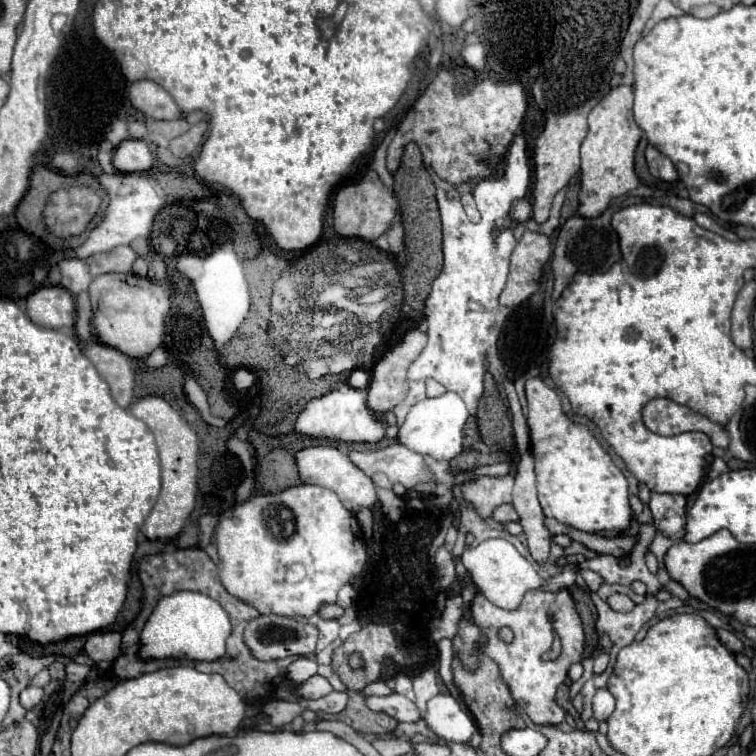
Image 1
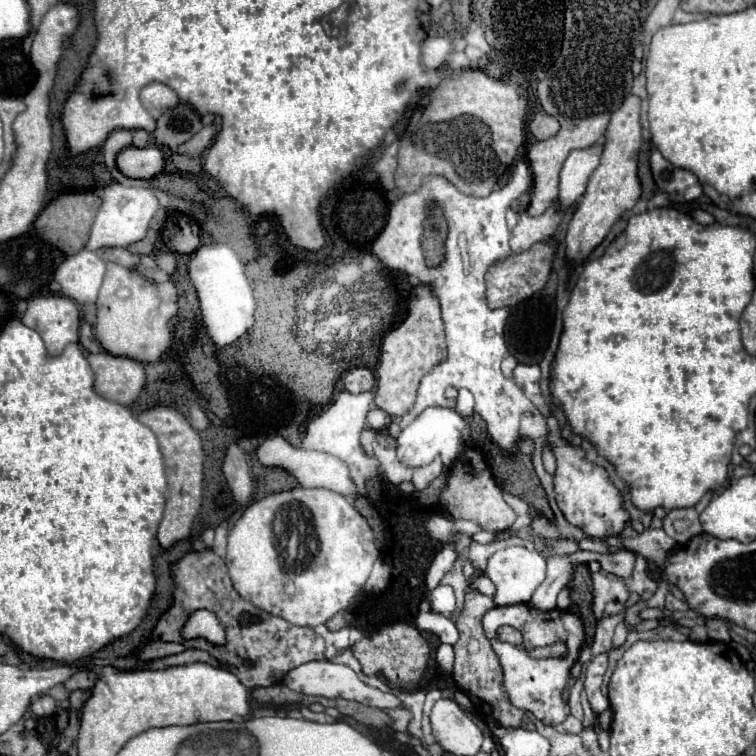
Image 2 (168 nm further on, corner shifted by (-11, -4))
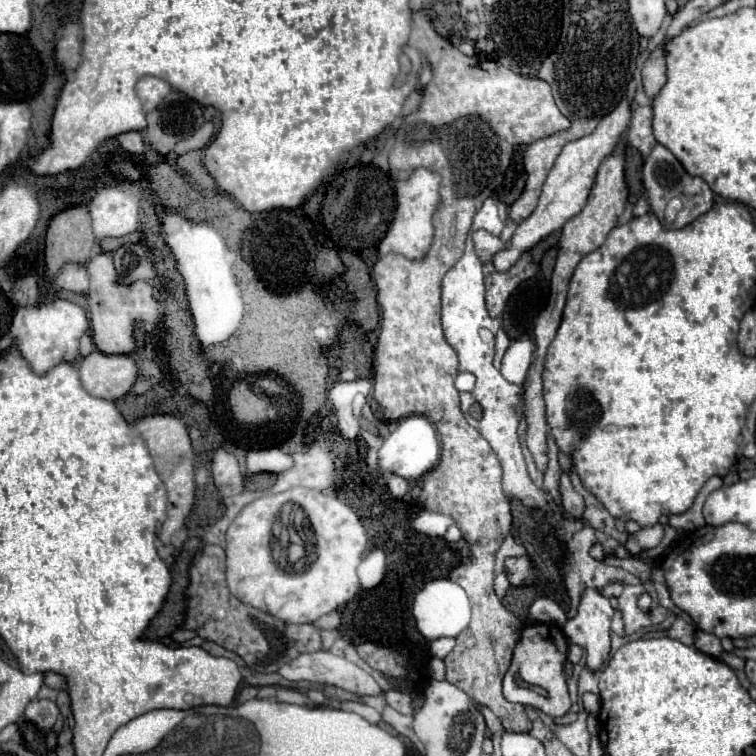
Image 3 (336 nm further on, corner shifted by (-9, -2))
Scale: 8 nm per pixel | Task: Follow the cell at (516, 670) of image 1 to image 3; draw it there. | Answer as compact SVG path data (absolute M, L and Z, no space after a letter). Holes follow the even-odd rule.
M554 622L526 624L520 630L518 642L514 646L514 656L512 656L510 670L504 676L504 698L508 702L514 702L514 704L538 708L544 714L548 714L550 718L558 718L558 716L564 716L566 712L570 712L570 696L568 696L568 688L566 688L566 678L564 678L566 654L568 654L568 640L566 640L564 632L558 624L554 624ZM516 672L520 672L524 682L544 688L548 692L548 698L542 698L534 692L528 692L526 688L518 688L514 684L514 674Z

